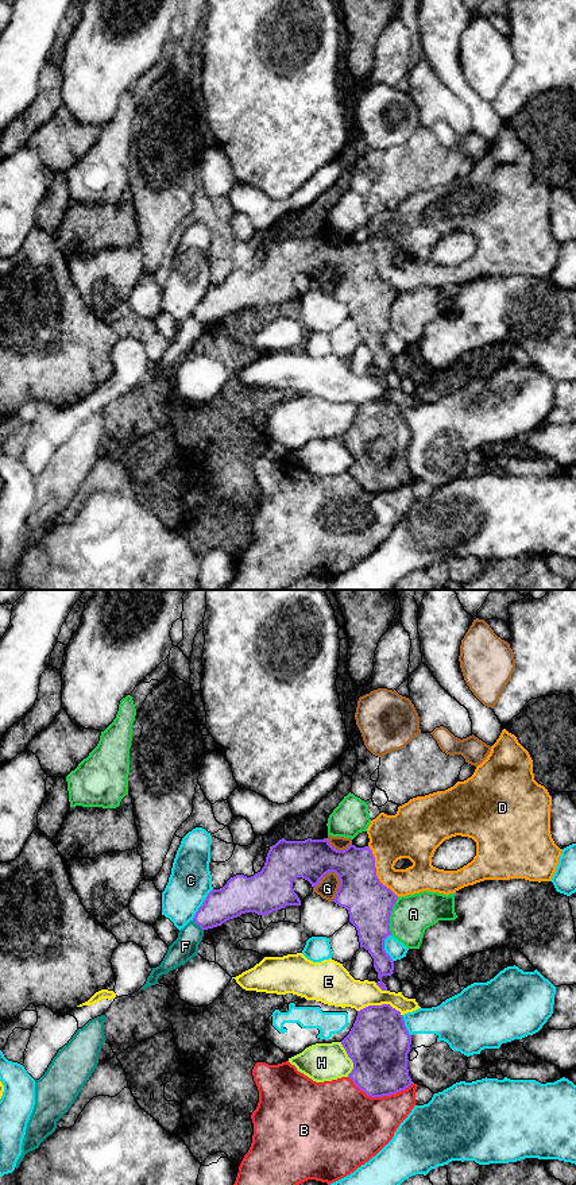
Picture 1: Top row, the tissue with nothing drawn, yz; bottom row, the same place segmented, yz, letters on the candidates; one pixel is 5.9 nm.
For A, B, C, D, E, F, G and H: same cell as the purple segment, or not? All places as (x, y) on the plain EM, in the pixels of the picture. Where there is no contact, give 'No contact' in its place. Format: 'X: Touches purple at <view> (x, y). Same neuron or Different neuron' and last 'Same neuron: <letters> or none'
A: Touches purple at yz (390, 311). Different neuron
B: Touches purple at yz (381, 491). Different neuron
C: Touches purple at yz (203, 300). Different neuron
D: Touches purple at yz (375, 267). Different neuron
E: Touches purple at yz (381, 401). Different neuron
F: Touches purple at yz (197, 319). Different neuron
G: Touches purple at yz (340, 280). Different neuron
H: Touches purple at yz (351, 454). Different neuron
Same neuron: none

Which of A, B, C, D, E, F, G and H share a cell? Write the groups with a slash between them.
A / B / C G / D / E / F / H

